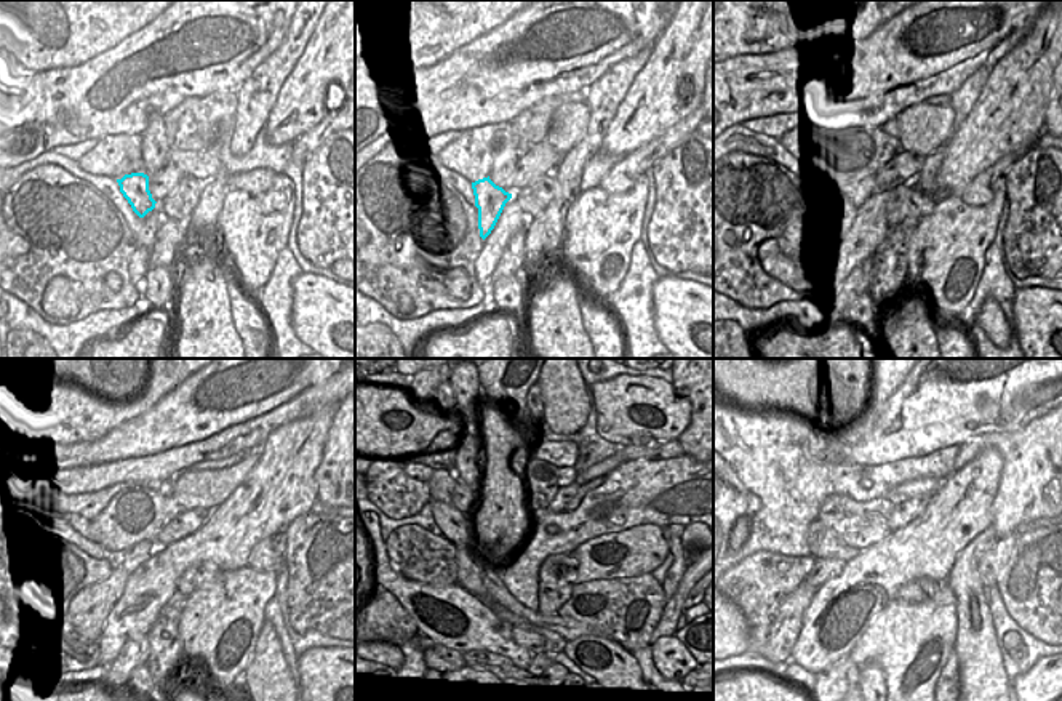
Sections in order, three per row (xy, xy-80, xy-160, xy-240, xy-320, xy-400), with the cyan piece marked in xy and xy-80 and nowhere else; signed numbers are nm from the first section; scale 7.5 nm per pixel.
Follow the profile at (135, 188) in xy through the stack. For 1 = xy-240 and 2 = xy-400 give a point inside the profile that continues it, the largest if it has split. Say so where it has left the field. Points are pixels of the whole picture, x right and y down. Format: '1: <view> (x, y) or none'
1: xy-240 (90, 604)
2: xy-400 (787, 624)

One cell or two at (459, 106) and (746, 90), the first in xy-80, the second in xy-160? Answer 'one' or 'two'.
one

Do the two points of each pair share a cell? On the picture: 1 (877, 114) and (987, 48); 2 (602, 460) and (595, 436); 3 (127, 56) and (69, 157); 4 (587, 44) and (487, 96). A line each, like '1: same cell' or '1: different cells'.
1: same cell
2: different cells
3: different cells
4: same cell

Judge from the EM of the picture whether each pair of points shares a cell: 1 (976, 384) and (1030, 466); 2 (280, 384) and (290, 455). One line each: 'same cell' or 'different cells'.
1: different cells
2: different cells

